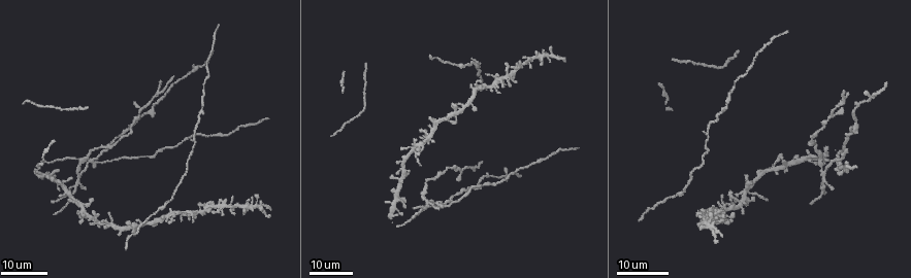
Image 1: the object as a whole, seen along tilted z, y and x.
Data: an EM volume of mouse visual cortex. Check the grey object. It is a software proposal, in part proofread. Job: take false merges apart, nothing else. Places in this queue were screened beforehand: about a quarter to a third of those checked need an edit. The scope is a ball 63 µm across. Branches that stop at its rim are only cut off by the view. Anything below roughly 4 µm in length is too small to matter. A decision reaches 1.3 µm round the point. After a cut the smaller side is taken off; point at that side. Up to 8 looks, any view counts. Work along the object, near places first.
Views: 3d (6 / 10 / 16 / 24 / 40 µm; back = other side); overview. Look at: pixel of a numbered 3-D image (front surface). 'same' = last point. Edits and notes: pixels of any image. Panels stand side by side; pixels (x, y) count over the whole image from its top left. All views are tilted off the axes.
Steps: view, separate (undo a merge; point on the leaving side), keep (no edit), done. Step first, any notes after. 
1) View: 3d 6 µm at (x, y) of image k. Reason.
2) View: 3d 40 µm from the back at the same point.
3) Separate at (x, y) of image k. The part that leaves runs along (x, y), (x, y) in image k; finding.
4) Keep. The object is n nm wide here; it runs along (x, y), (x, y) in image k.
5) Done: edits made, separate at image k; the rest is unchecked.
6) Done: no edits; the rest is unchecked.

View: 3d 24 µm at (398, 179) of image 1.

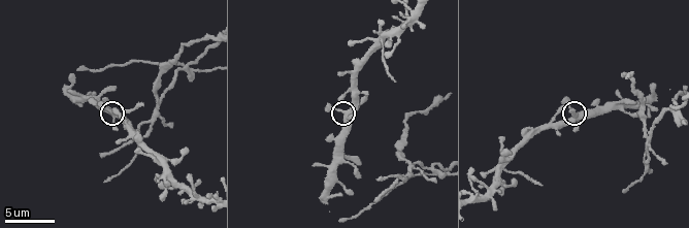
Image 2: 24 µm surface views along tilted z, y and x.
View: 3d 10 µm at (346, 115) of image 2. Zoom in.

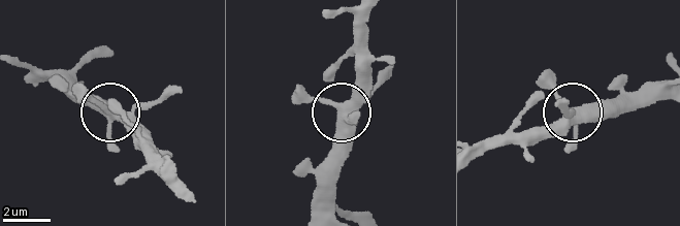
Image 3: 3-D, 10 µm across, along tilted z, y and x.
Keep. The object is 390 nm wide here; it runs along (367, 14), (360, 96), (340, 107), (292, 97) in image 3; one neuron here.

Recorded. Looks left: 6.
View: 3d 6 µm at (673, 111) of image 2. Four or more arms meet.

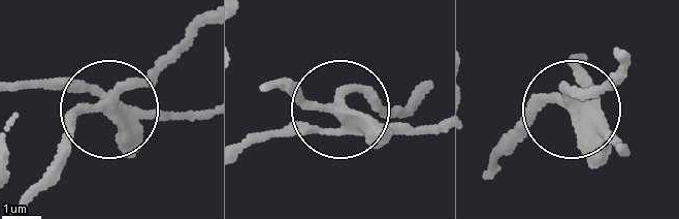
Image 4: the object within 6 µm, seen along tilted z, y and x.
View: 3d 6 µm from the back at (111, 108) of image 4. From behind.

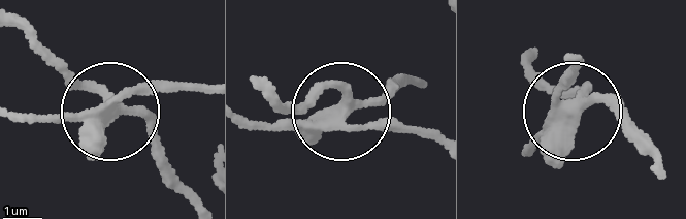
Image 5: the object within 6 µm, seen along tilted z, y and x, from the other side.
Separate at (139, 105) of image 5. The object is 270 nm wide here; two neurons meet here.

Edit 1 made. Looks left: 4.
View: overview.

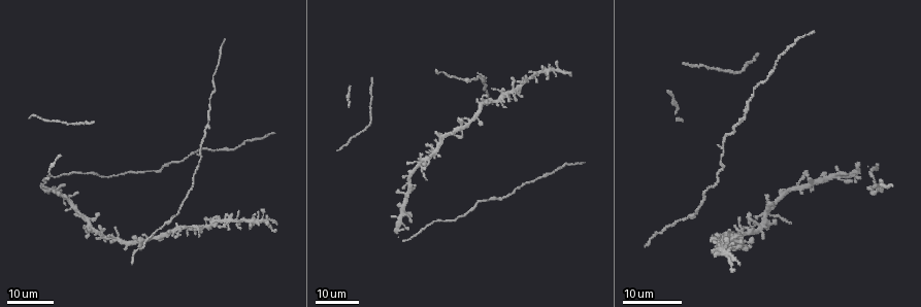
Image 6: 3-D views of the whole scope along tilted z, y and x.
View: 3d 24 µm at (87, 220) of image 6. Four or more arms meet.

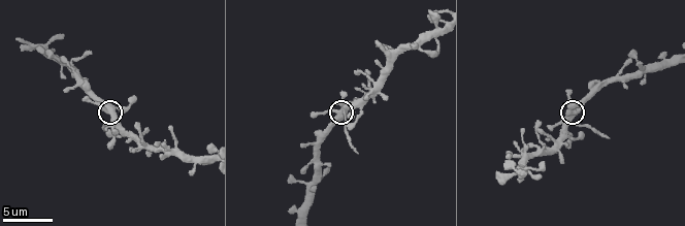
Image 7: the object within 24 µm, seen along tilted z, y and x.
View: 3d 6 µm at (337, 111) of image 7.

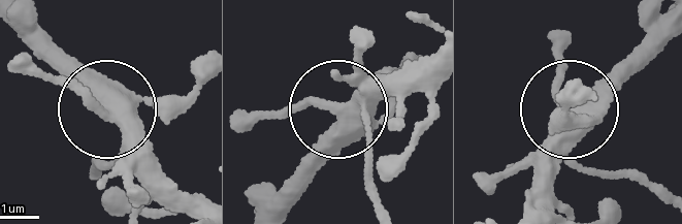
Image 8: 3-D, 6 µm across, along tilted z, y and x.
Keep. The object is 390 nm wide here; it runs along (316, 144), (333, 110), (245, 107) in image 8; all the same neuron.

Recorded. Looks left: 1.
Done: edits made, separate at image 5; the rest is unchecked.

